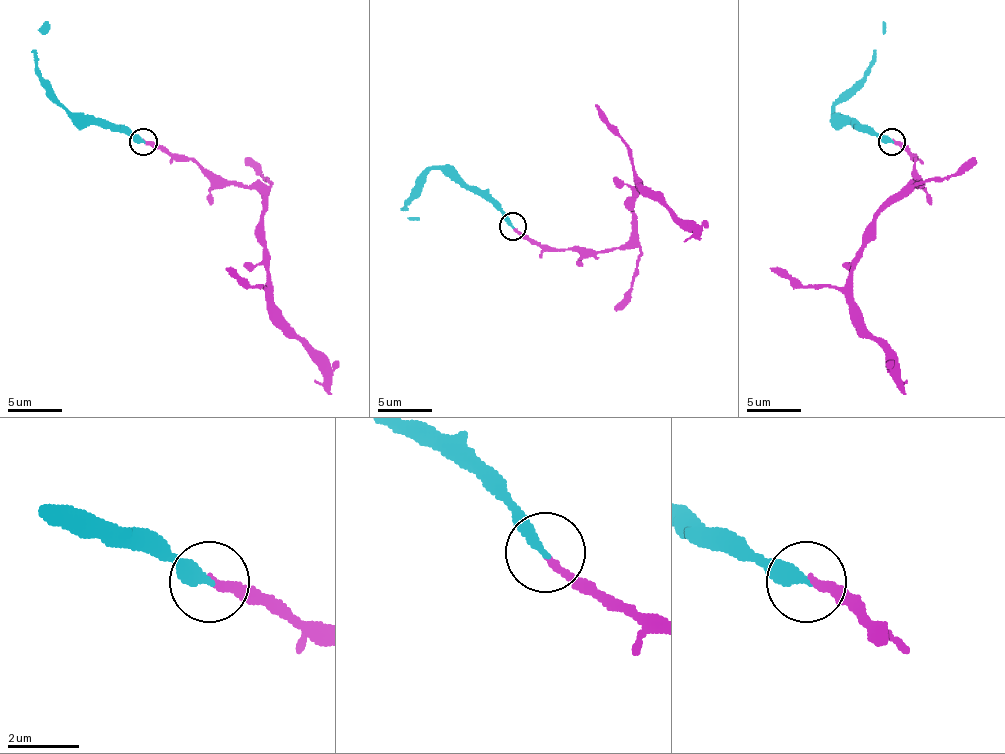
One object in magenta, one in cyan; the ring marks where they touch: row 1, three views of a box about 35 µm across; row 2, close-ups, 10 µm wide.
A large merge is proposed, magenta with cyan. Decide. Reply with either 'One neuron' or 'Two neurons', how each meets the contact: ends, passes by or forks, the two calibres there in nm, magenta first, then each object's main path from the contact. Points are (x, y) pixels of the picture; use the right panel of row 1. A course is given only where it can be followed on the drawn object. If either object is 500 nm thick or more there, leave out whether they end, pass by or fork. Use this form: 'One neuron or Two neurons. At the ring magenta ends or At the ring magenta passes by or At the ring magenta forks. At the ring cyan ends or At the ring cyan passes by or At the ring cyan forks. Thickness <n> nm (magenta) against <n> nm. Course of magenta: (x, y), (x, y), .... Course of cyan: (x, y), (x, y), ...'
One neuron. At the ring magenta ends. At the ring cyan ends. Thickness 220 nm (magenta) against 360 nm. Course of magenta: (893, 141), (915, 160), (918, 182), (874, 220), (874, 236), (855, 263), (853, 310), (880, 342), (904, 394). Course of cyan: (891, 141), (863, 130), (855, 122), (844, 122), (833, 105), (869, 64), (883, 21)

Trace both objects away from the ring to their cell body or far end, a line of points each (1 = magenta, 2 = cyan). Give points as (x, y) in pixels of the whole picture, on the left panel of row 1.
1: (144, 141), (176, 157), (195, 160), (217, 176), (253, 187), (264, 198), (269, 310), (302, 342), (332, 394)
2: (144, 141), (100, 122), (81, 122), (62, 105), (35, 64), (35, 51), (48, 21)

